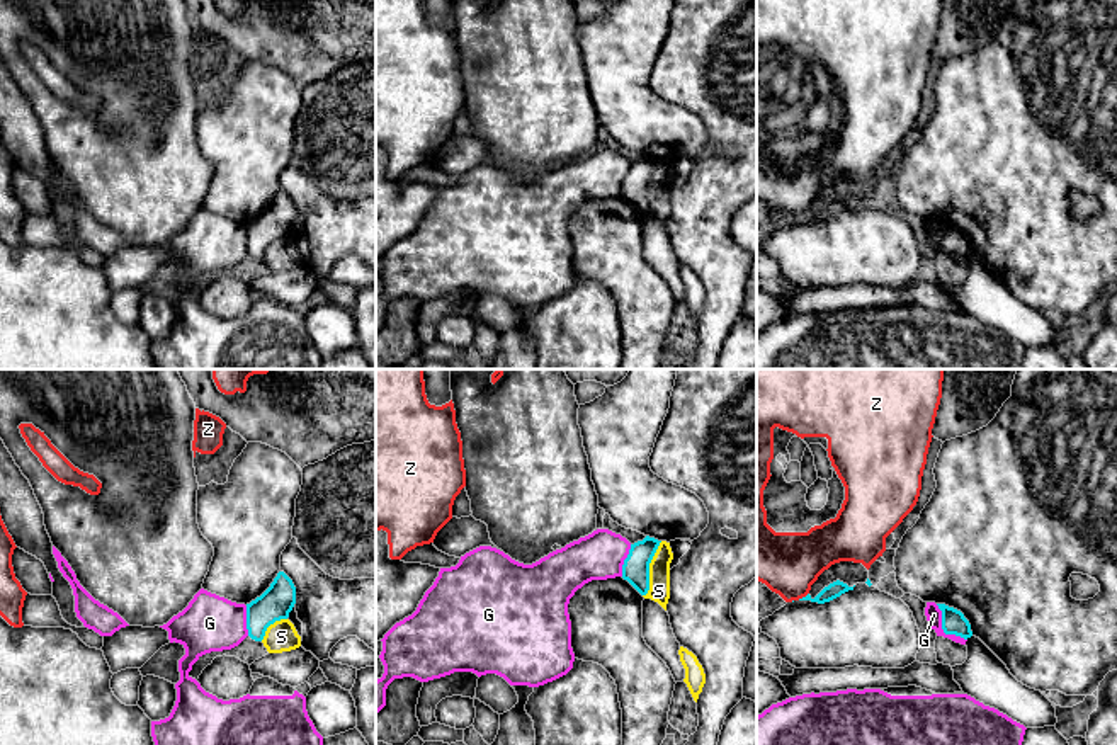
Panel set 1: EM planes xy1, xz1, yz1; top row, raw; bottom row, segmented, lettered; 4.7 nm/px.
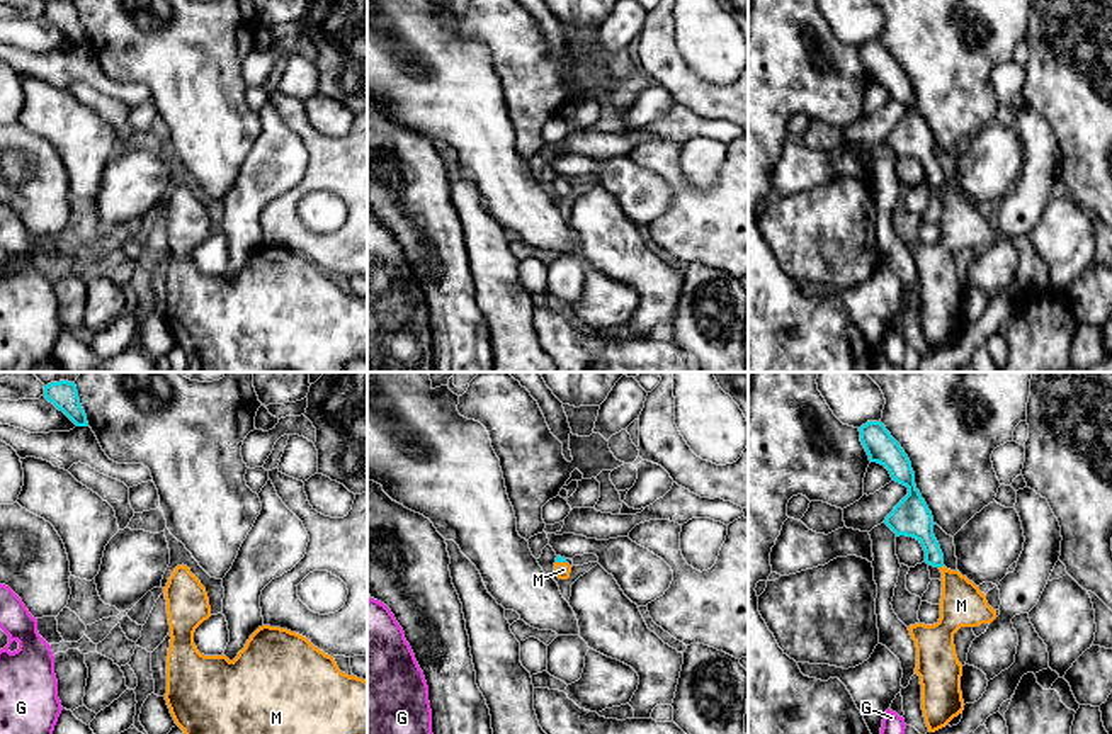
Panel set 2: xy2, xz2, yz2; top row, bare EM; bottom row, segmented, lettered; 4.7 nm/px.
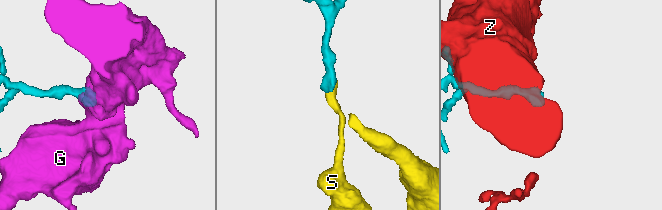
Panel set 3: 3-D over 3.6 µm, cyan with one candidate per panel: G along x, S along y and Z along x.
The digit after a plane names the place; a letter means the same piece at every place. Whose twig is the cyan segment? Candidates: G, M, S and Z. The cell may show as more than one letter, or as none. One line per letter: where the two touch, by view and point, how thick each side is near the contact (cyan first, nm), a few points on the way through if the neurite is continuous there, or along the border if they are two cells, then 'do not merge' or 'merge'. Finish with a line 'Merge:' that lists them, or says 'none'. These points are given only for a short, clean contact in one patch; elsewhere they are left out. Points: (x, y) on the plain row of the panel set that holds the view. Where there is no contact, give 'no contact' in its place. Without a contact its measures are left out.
G: yz1 (942, 247) | 110/80 nm | along yz1 (935, 223), (941, 230), (941, 247), (966, 259) | do not merge
M: yz2 (941, 186) | 160/200 nm | across yz2 (915, 140), (941, 186), (953, 201), (961, 225) | merge
S: xz1 (648, 187) | 130/100 nm | along xz1 (662, 160), (650, 182), (650, 208), (643, 215) | do not merge
Z: yz1 (803, 216) | 70/300 nm | do not merge
Merge: M

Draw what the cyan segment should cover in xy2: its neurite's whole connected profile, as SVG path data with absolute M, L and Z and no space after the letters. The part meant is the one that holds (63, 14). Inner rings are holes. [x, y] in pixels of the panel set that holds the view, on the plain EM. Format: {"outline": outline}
{"outline": "M51 2L44 5L44 17L63 31L77 46L88 46L75 2Z"}

